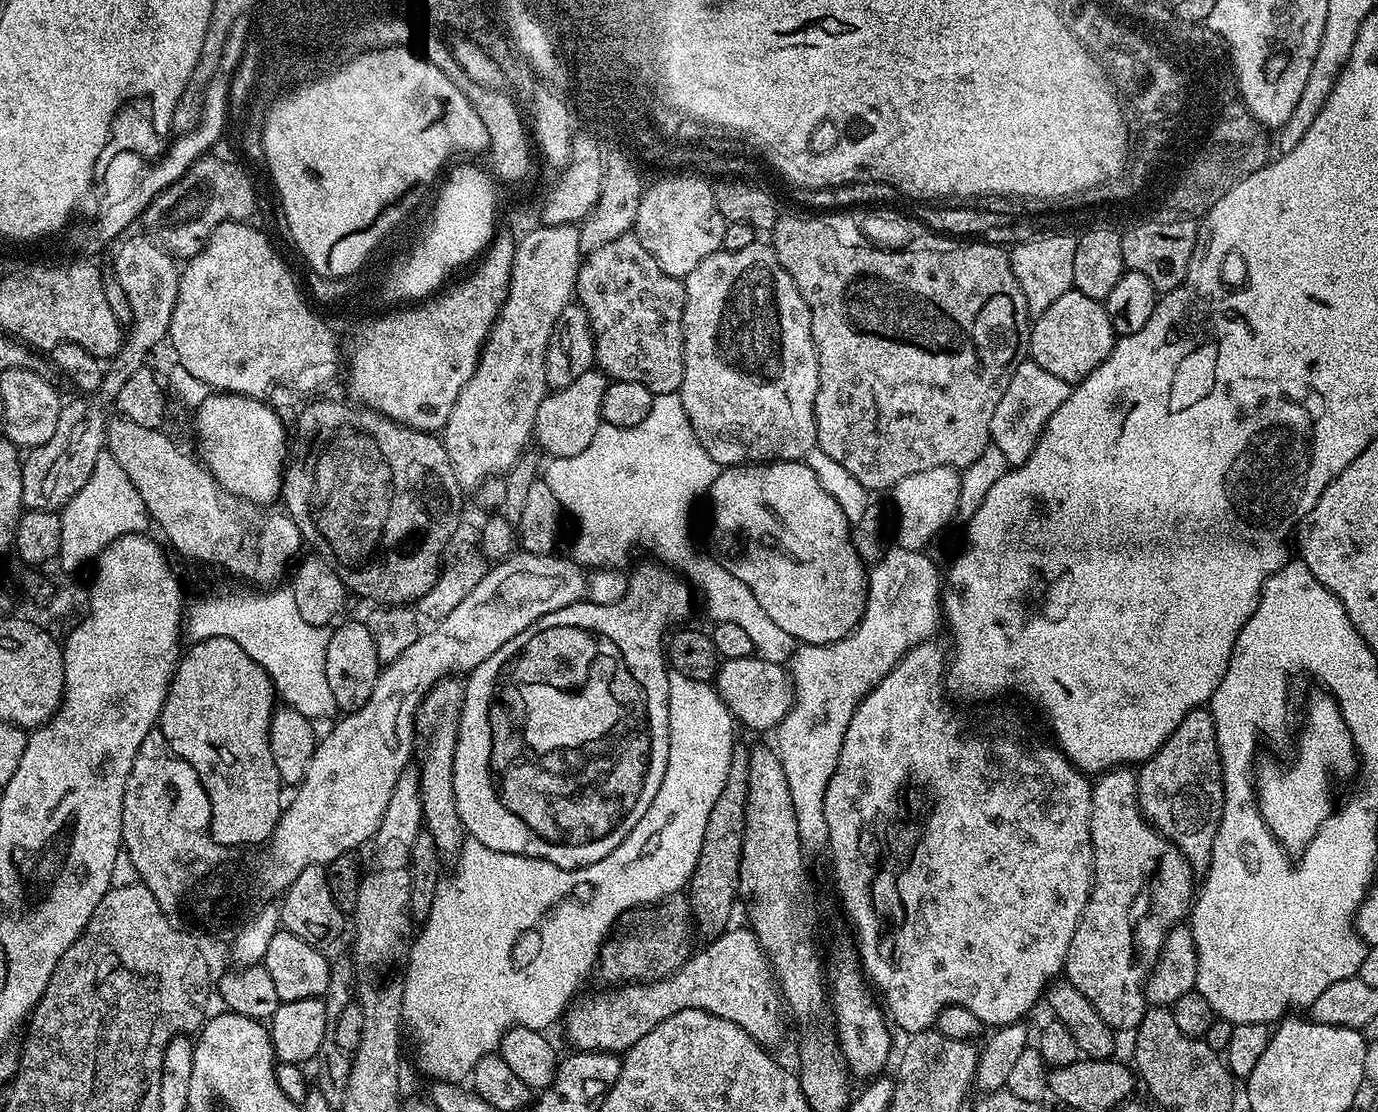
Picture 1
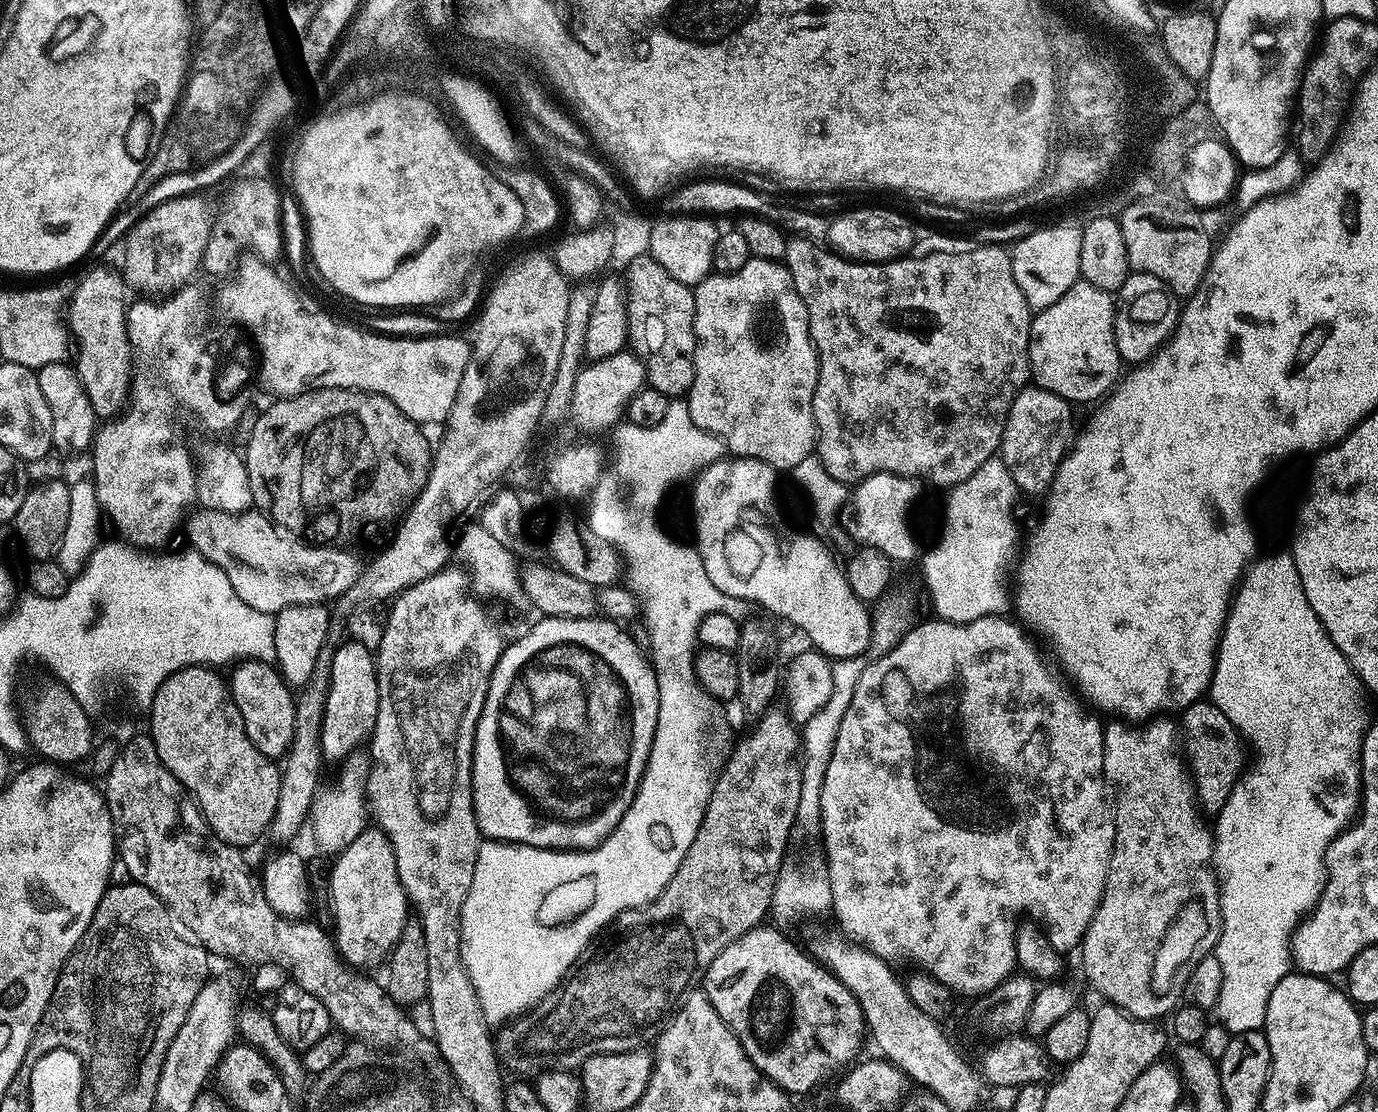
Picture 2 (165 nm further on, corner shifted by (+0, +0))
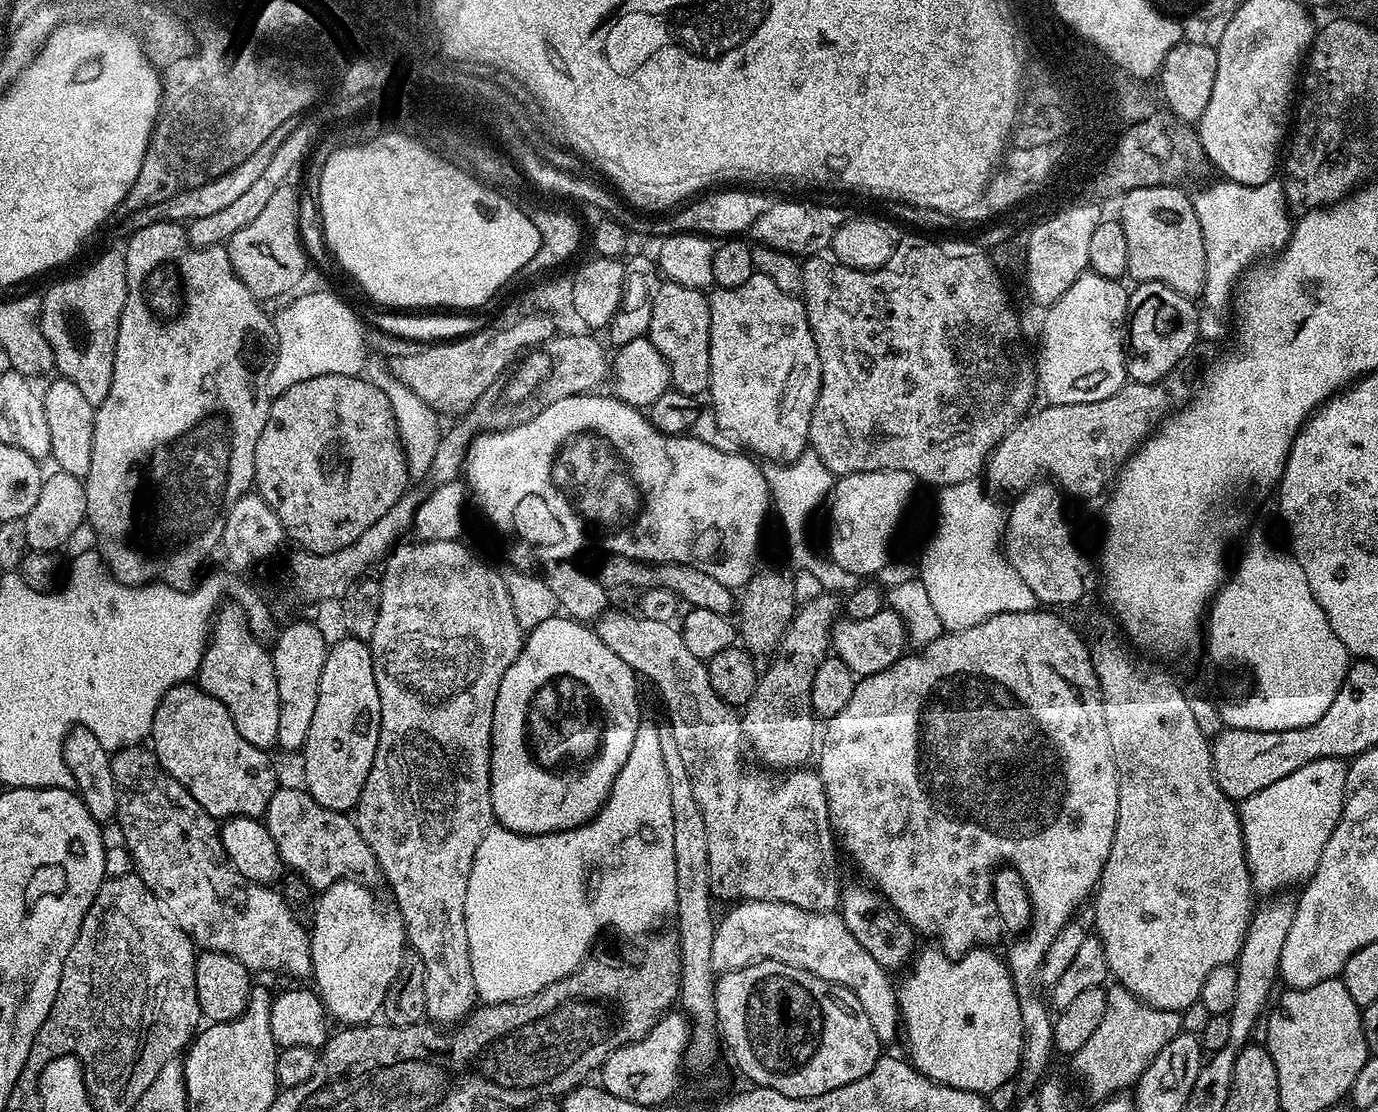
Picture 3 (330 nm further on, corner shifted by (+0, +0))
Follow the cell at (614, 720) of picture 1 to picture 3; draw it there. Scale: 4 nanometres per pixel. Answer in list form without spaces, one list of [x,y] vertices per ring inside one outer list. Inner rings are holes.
[[[557,614],[542,622],[527,633],[525,642],[520,648],[518,658],[506,670],[502,682],[498,686],[498,698],[494,702],[494,722],[492,723],[492,757],[490,758],[490,802],[495,823],[512,832],[520,832],[524,836],[546,836],[549,832],[565,832],[571,828],[580,828],[588,823],[604,806],[610,790],[614,786],[616,776],[622,770],[626,758],[630,758],[630,746],[634,746],[634,738],[638,734],[638,726],[642,722],[640,716],[640,700],[636,697],[638,677],[602,638],[587,623]]]

